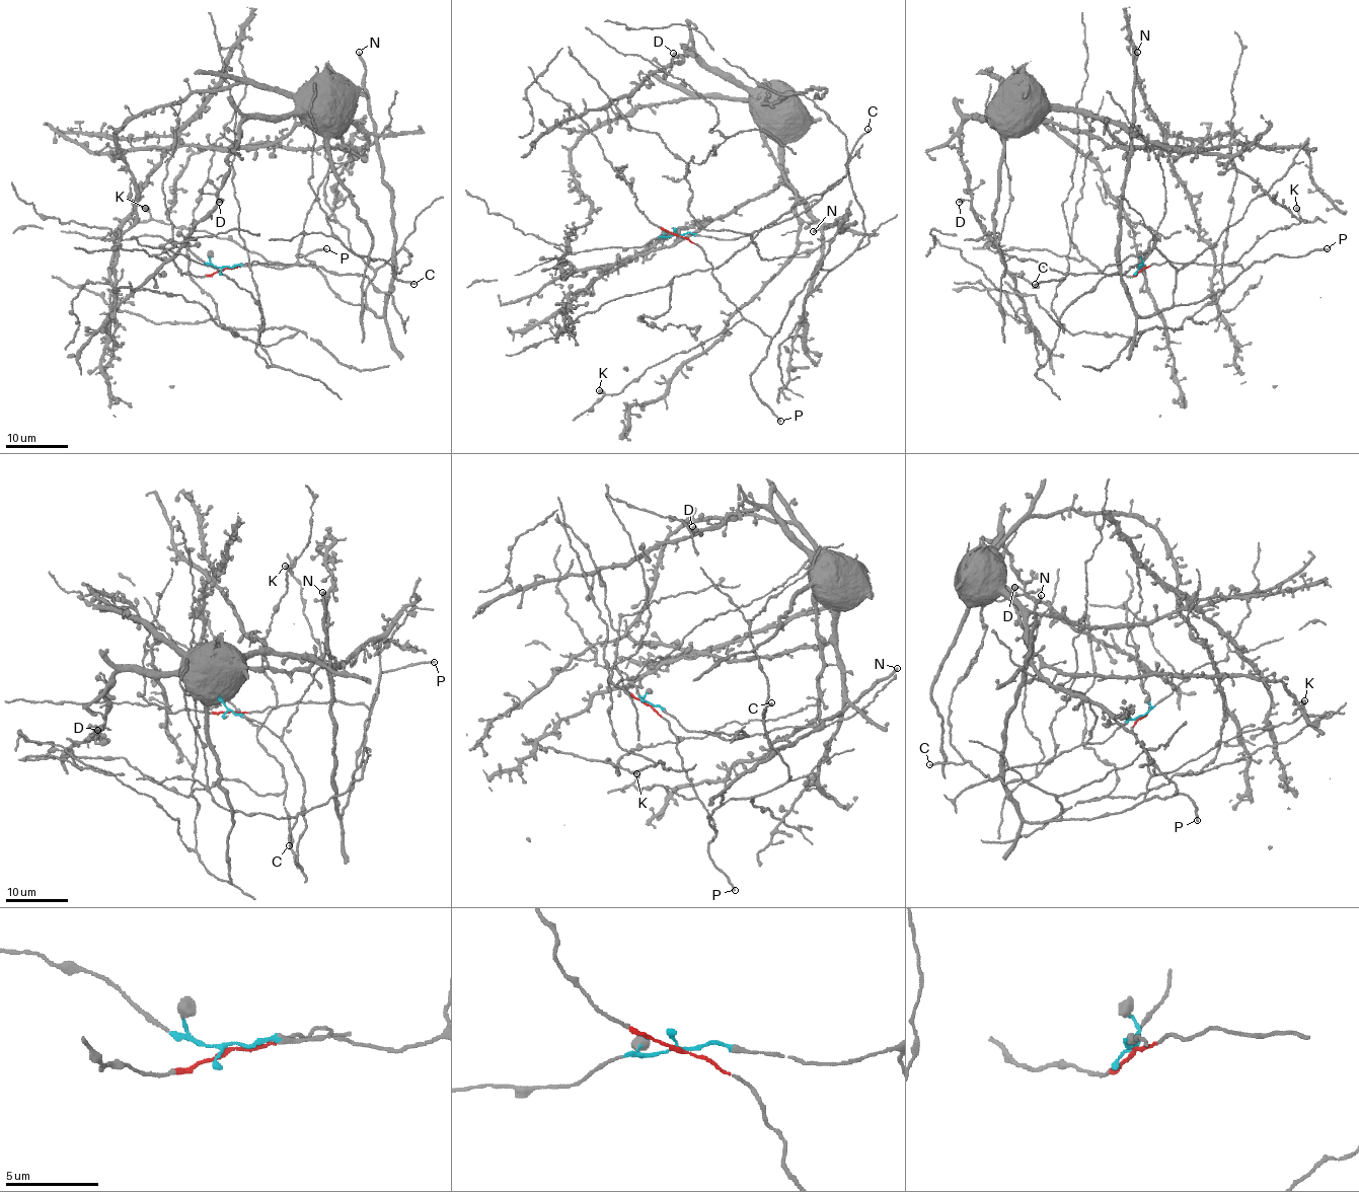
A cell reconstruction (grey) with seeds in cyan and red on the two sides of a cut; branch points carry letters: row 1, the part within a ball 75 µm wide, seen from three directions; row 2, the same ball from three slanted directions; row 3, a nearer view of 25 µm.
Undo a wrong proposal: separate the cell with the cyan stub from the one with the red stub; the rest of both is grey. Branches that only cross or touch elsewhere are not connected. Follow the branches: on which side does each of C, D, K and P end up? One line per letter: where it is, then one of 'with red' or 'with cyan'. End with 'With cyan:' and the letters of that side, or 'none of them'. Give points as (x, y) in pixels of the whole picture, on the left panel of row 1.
C: place (413, 284); with red
D: place (219, 202); with cyan
K: place (145, 208); with red
P: place (326, 248); with red
With cyan: D

